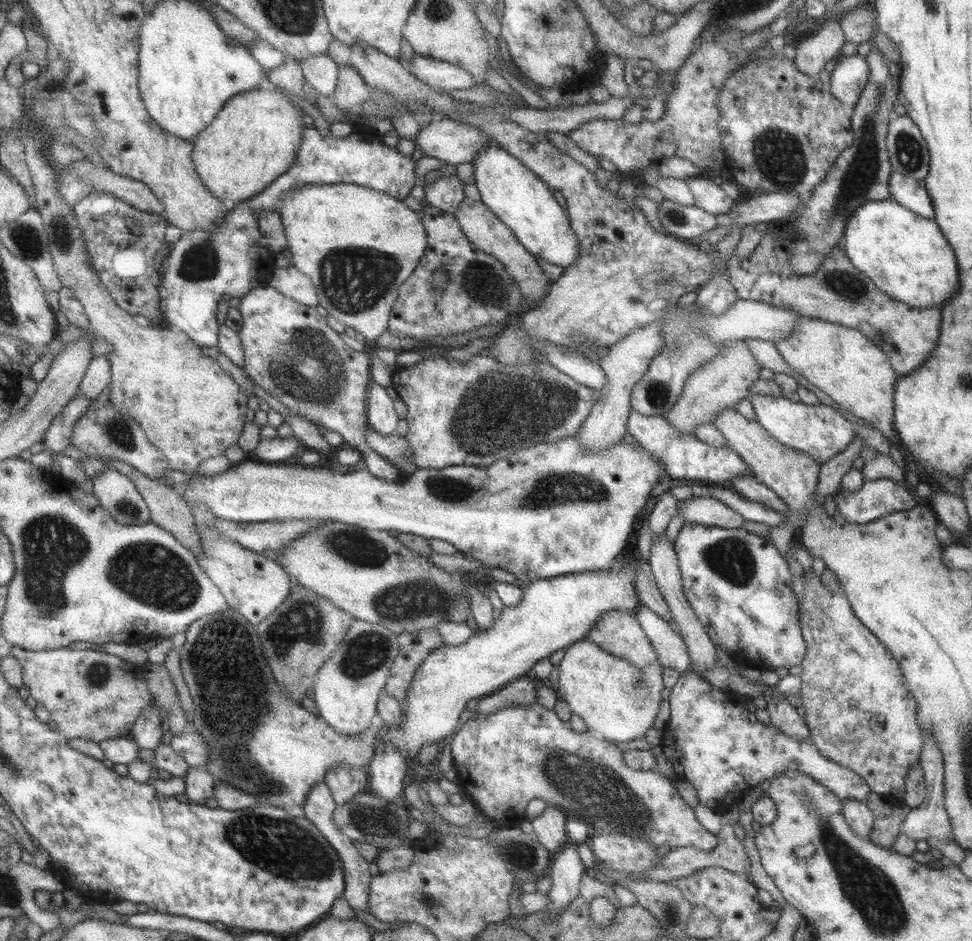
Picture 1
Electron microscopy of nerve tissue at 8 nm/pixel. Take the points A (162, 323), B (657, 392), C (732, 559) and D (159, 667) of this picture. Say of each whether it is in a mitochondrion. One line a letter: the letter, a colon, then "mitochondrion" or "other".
A: other
B: mitochondrion
C: mitochondrion
D: other

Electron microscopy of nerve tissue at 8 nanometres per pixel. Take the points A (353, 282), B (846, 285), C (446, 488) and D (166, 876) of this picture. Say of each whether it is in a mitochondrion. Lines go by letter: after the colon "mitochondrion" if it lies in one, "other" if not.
A: mitochondrion
B: mitochondrion
C: mitochondrion
D: other

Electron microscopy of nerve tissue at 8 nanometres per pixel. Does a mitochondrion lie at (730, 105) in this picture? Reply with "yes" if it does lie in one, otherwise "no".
no

